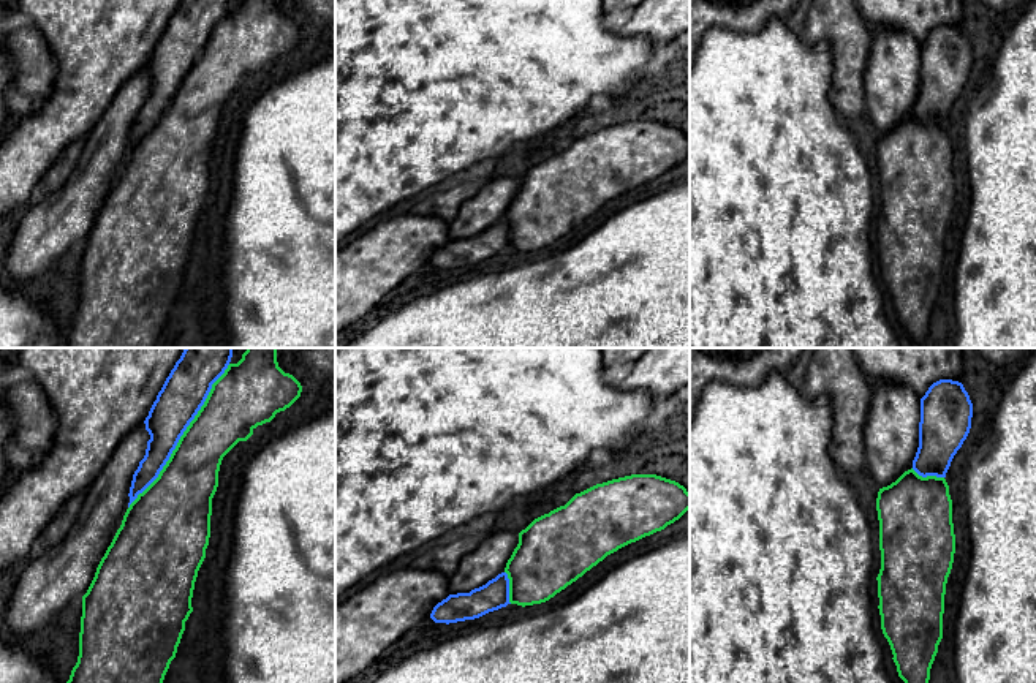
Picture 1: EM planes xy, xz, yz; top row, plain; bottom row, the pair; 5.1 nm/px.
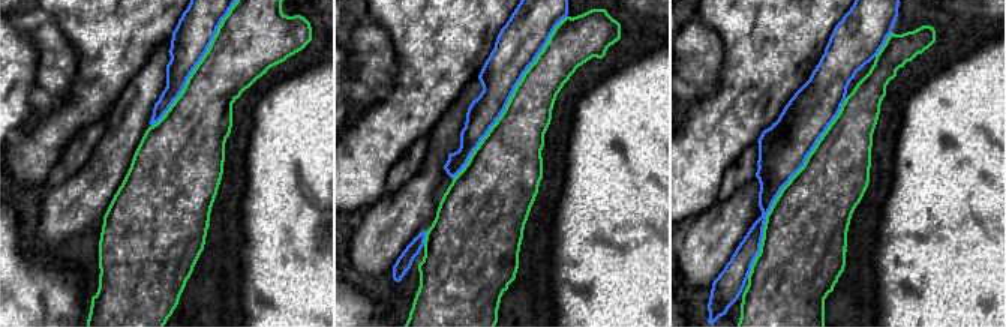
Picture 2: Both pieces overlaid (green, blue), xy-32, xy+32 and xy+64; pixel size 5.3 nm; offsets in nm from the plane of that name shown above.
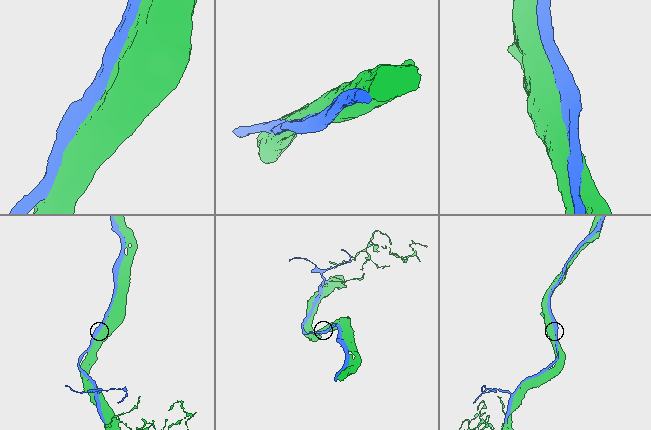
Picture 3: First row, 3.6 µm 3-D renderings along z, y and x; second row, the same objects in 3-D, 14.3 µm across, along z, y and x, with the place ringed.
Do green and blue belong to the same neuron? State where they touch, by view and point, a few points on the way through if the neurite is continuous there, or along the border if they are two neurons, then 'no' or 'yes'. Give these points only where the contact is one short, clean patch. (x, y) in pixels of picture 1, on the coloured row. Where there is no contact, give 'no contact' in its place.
xy (181, 437) | yes

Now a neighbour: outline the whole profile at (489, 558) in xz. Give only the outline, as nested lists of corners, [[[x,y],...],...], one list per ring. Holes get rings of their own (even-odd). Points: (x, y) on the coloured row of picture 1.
[[[493,531],[476,549],[463,555],[449,577],[449,593],[470,593],[505,572],[506,563],[519,544],[519,533]]]

